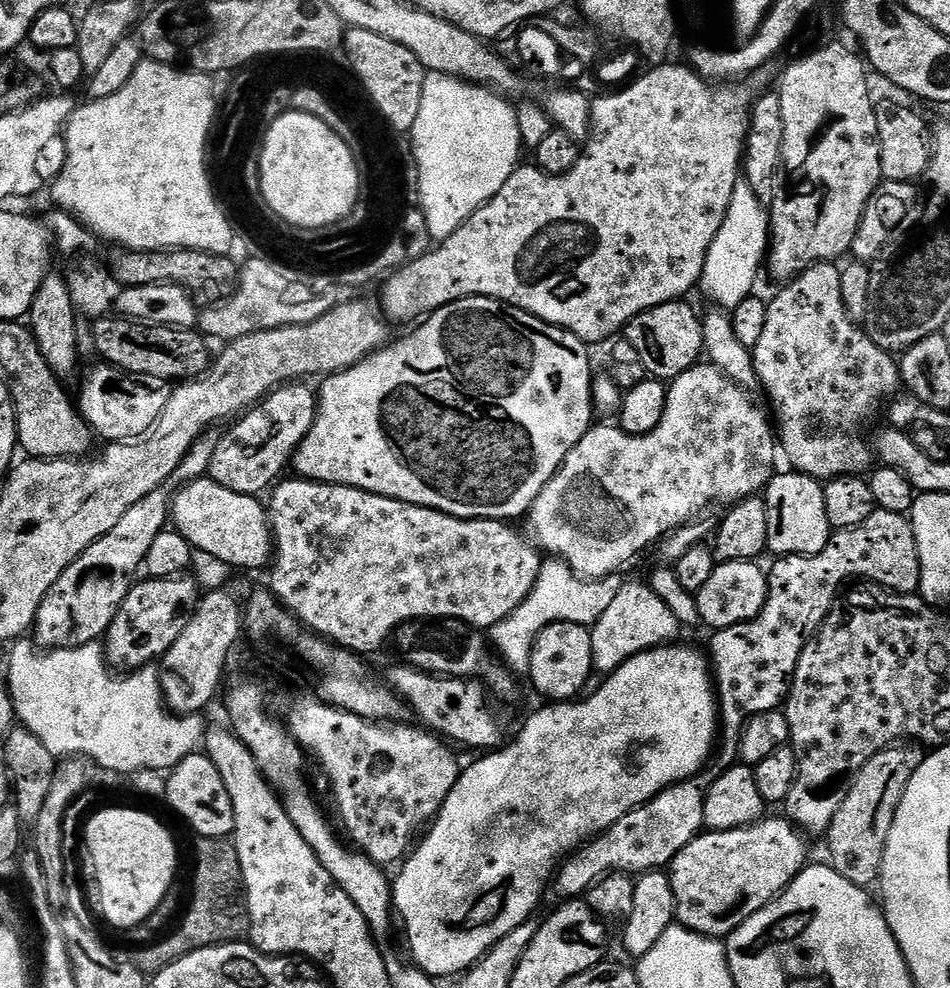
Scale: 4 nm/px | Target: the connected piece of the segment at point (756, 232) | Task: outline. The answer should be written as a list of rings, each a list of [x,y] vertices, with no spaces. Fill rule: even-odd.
[[[741,182],[734,186],[734,194],[730,198],[730,210],[726,210],[726,218],[722,222],[722,230],[718,230],[718,234],[714,238],[714,242],[710,242],[710,250],[706,254],[706,262],[704,263],[704,273],[700,276],[700,283],[698,285],[699,291],[704,291],[710,299],[713,300],[715,307],[720,310],[733,310],[738,307],[738,305],[748,298],[748,296],[753,295],[757,291],[756,289],[756,279],[760,276],[760,268],[762,272],[762,265],[766,260],[766,253],[770,248],[770,212],[767,207],[761,202],[761,200],[754,194],[754,190],[750,188],[747,182]]]

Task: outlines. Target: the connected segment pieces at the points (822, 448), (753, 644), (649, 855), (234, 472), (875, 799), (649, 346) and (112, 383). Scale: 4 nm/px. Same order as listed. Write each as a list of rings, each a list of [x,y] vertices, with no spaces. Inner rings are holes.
[[[817,262],[807,268],[806,271],[799,273],[793,280],[787,281],[783,285],[784,288],[777,294],[773,300],[767,301],[766,322],[762,329],[762,336],[757,344],[750,348],[752,354],[752,365],[756,371],[756,379],[759,387],[764,387],[764,392],[768,395],[768,400],[772,403],[771,415],[774,417],[774,428],[778,433],[778,444],[788,455],[788,460],[793,469],[801,472],[804,476],[813,476],[814,479],[821,482],[836,480],[840,476],[860,476],[864,471],[871,466],[872,460],[874,464],[874,452],[868,444],[859,436],[856,431],[859,430],[860,424],[864,424],[876,411],[883,409],[897,395],[896,387],[901,387],[902,381],[900,378],[900,365],[897,357],[893,353],[882,350],[879,346],[870,339],[867,331],[857,321],[853,320],[848,315],[844,299],[842,298],[842,282],[840,281],[841,269],[832,262]]]
[[[837,531],[829,548],[822,550],[815,558],[793,556],[787,563],[777,563],[780,565],[773,572],[767,573],[768,597],[759,614],[744,624],[735,624],[711,633],[710,668],[714,673],[714,687],[718,693],[723,739],[725,736],[732,742],[739,741],[744,725],[752,716],[775,712],[788,699],[788,689],[798,666],[798,658],[814,633],[820,629],[822,621],[832,611],[833,603],[837,599],[836,591],[844,580],[844,543],[848,536],[847,531]]]
[[[673,786],[659,792],[655,800],[626,814],[614,826],[600,833],[591,842],[583,845],[561,863],[554,878],[554,886],[564,898],[580,898],[587,888],[591,889],[596,881],[605,874],[623,872],[643,874],[663,869],[671,865],[681,850],[701,835],[704,828],[702,796],[698,791],[687,792],[684,786]]]
[[[304,382],[283,385],[237,419],[214,450],[211,479],[217,480],[224,488],[233,488],[247,496],[267,493],[284,474],[284,468],[287,469],[297,447],[316,420],[318,398],[306,385]]]
[[[901,742],[874,754],[874,758],[870,758],[870,762],[866,762],[866,766],[853,776],[846,798],[842,806],[838,806],[838,814],[834,814],[826,833],[827,859],[832,868],[846,878],[846,882],[854,882],[854,886],[868,890],[871,884],[873,887],[879,881],[890,826],[894,826],[902,794],[925,755],[925,749],[919,743]]]
[[[683,299],[671,300],[662,306],[654,306],[631,320],[626,329],[626,339],[634,350],[638,350],[638,358],[642,362],[645,373],[649,377],[671,382],[686,370],[693,368],[704,352],[704,326],[701,313],[696,313]]]
[[[100,362],[92,367],[96,366],[97,368],[92,368],[85,374],[84,381],[80,384],[80,400],[78,396],[78,411],[92,427],[93,433],[99,439],[101,436],[104,442],[131,442],[147,436],[164,410],[165,393],[160,393],[156,388],[147,388],[144,385],[147,383],[133,378],[129,373],[107,362]]]

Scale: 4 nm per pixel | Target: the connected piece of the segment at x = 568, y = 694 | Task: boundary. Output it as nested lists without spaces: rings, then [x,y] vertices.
[[[552,624],[538,634],[536,644],[532,648],[532,657],[527,675],[532,676],[532,684],[547,699],[552,702],[568,702],[579,697],[584,688],[584,683],[588,680],[588,675],[593,675],[592,667],[592,634],[583,624]]]

